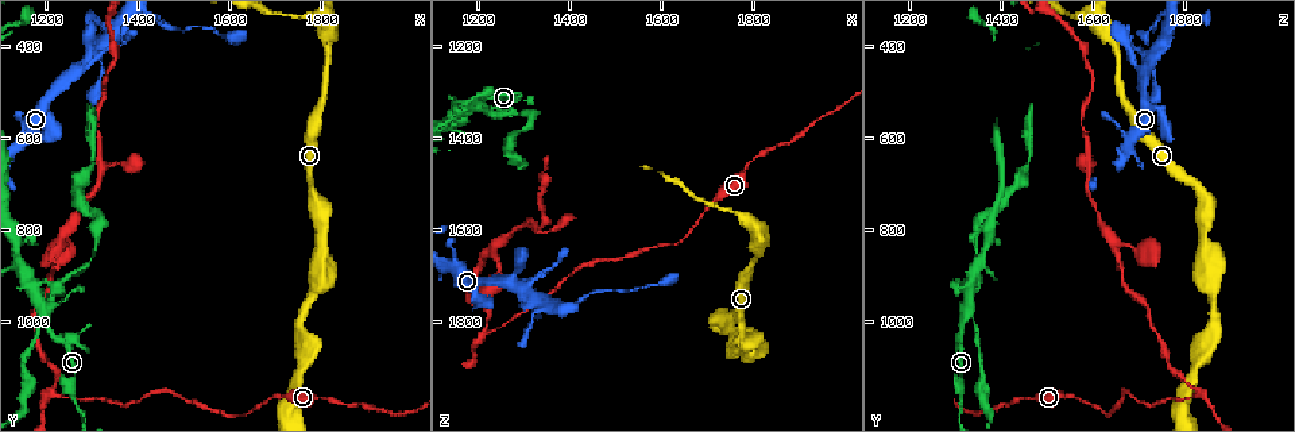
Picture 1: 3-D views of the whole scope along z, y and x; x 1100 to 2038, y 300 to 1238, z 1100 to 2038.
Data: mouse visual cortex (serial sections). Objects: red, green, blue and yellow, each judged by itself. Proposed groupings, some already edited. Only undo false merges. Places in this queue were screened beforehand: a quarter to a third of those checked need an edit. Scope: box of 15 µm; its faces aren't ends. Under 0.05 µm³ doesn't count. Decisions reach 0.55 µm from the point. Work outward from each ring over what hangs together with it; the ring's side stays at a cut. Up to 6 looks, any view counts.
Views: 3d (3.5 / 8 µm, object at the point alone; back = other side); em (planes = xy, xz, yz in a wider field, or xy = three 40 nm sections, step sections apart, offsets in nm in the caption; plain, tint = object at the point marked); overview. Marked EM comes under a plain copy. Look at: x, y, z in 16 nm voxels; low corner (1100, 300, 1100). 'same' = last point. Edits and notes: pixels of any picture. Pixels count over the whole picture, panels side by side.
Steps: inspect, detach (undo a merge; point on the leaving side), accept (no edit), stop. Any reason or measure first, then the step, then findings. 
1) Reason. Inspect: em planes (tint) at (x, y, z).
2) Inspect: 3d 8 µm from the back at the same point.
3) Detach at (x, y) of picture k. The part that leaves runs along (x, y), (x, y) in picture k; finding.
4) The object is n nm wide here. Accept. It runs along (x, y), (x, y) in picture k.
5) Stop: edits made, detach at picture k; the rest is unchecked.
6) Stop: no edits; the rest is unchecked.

Four or more arms meet. Inspect: 3d 8 µm at (1195, 980, 1325).

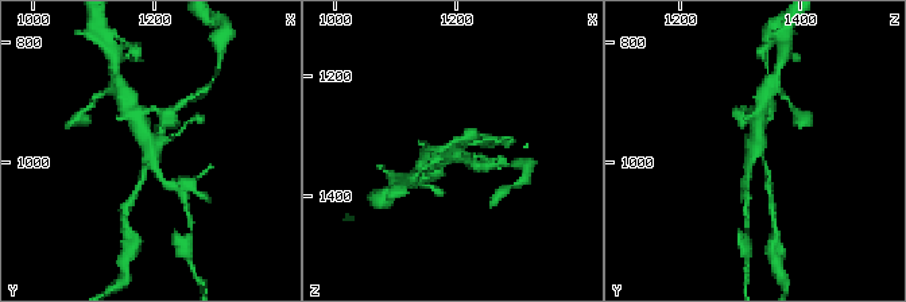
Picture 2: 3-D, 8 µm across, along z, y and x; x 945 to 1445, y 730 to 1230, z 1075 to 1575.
Need the tissue. Inspect: em xy step 3 (tint) at (1200, 980, 1325).

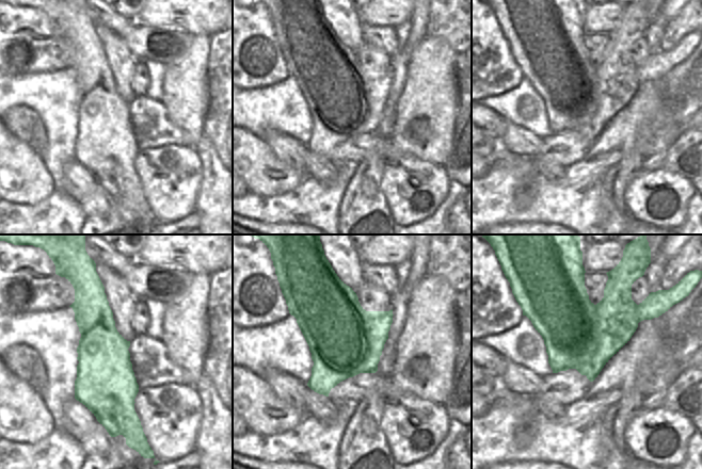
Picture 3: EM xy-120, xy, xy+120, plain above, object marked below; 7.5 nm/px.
Detach at (469, 162) of picture 2. A second cell is stuck on.

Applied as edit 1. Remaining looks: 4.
Inspect: overview.

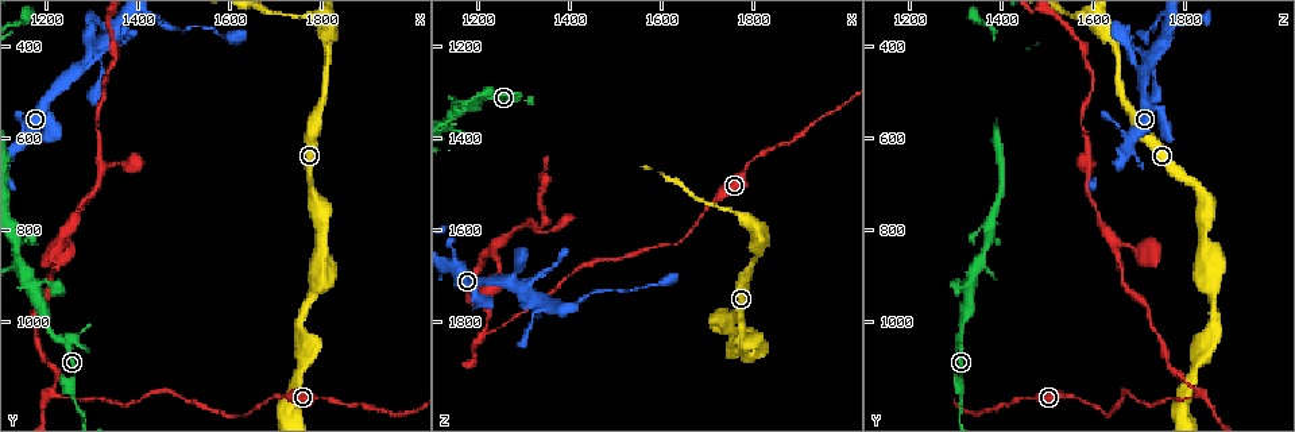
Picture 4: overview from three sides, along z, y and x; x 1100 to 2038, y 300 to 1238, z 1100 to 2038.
Arms part here. Inspect: 3d 3.5 µm at (1300, 425, 1725).

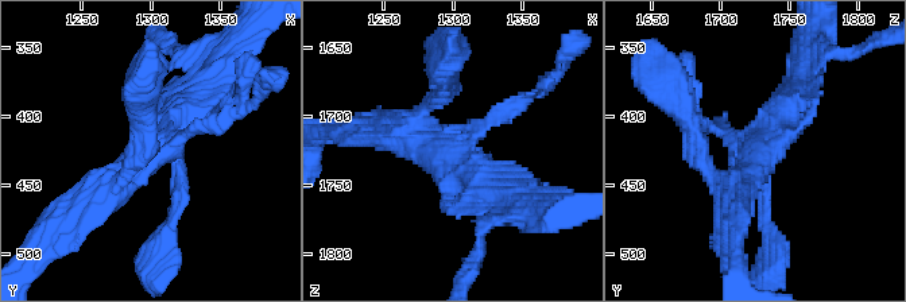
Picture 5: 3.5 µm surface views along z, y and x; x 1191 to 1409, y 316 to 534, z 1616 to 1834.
Inspect: em planes (tint) at (1296, 428, 1726).

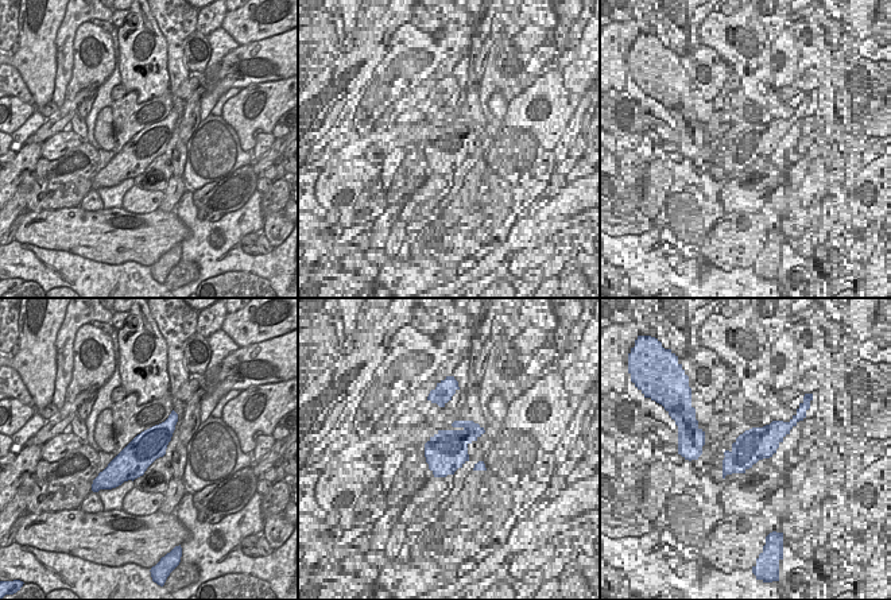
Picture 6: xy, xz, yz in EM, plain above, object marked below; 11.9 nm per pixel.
Cut it another way. Inspect: em xy step 2 (tint) at the same point.

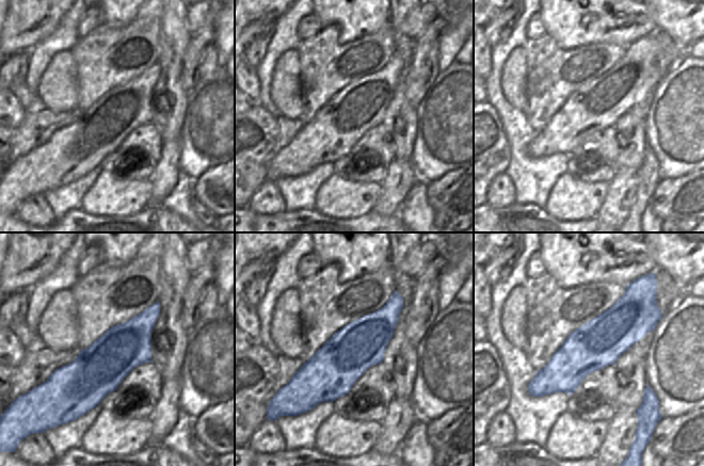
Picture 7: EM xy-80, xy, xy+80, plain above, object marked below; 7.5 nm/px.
The object is 380 nm wide here. Accept. It runs along (655, 320), (628, 320), (534, 389) in picture 7; one cell here.

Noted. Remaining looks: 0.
Stop: edits made, detach at picture 2; the rest is unchecked.

